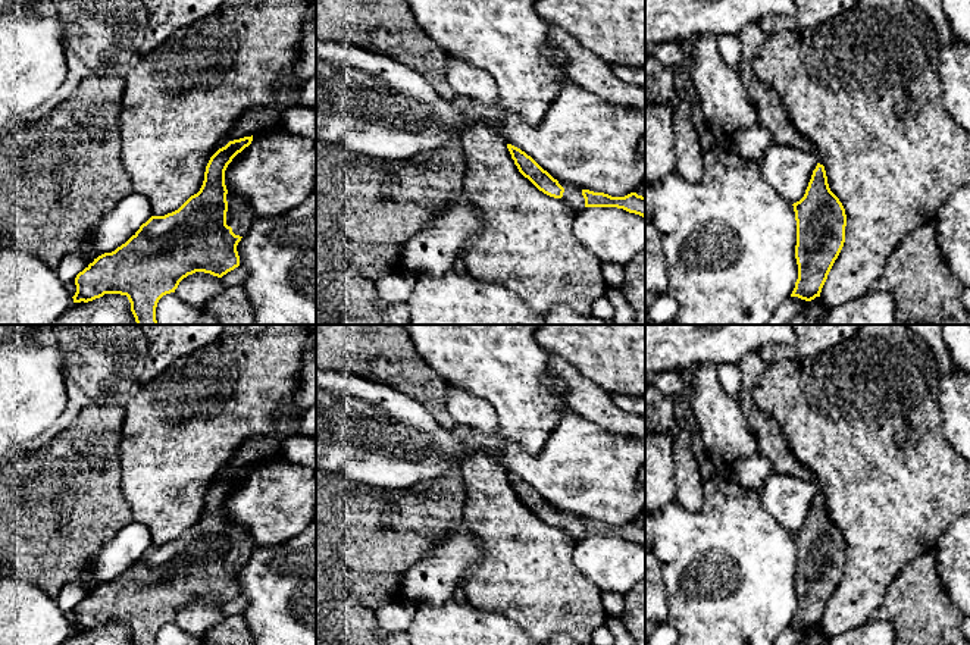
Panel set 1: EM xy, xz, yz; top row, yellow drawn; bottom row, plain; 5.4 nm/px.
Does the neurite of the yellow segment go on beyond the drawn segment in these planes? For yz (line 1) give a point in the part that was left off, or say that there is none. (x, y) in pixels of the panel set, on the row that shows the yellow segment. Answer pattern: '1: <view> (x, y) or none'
1: none

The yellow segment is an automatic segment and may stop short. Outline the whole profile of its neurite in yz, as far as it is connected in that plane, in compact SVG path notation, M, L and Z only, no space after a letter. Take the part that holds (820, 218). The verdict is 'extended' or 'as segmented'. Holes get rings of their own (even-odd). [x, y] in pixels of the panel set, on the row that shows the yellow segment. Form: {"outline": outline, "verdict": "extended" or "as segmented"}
{"outline": "M817 163L804 197L794 203L798 279L791 297L820 297L827 275L845 242L847 215L830 191L824 166Z", "verdict": "as segmented"}

